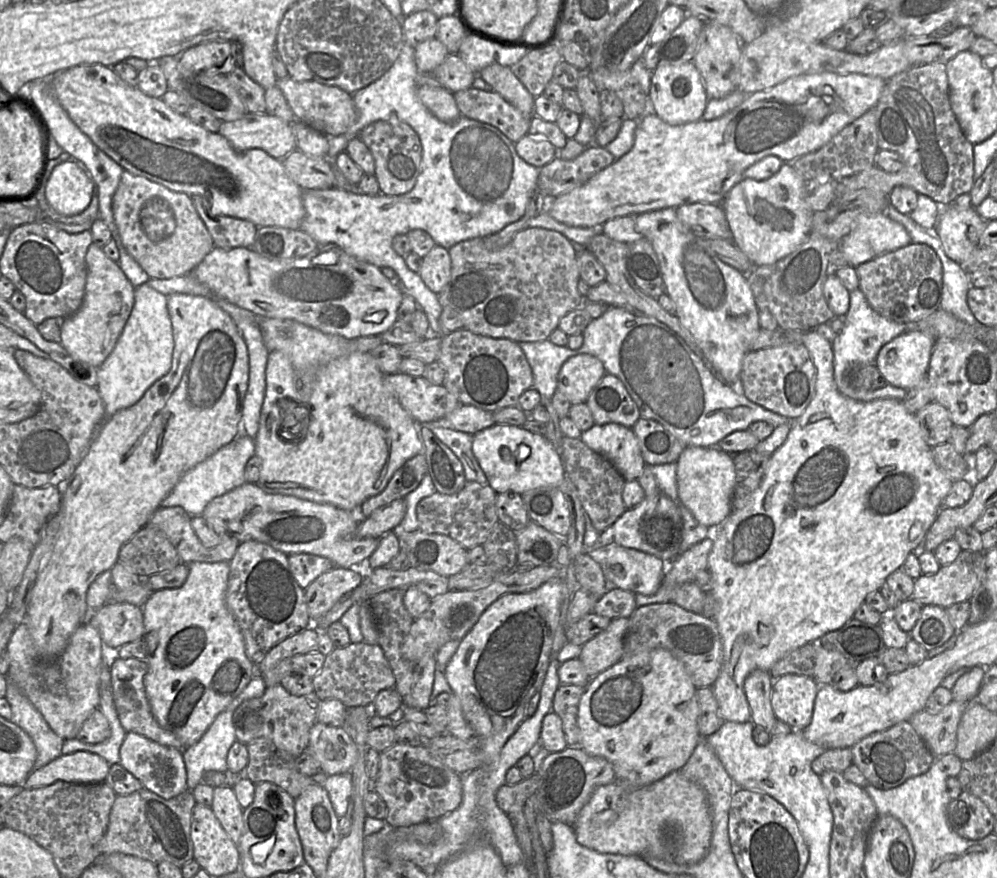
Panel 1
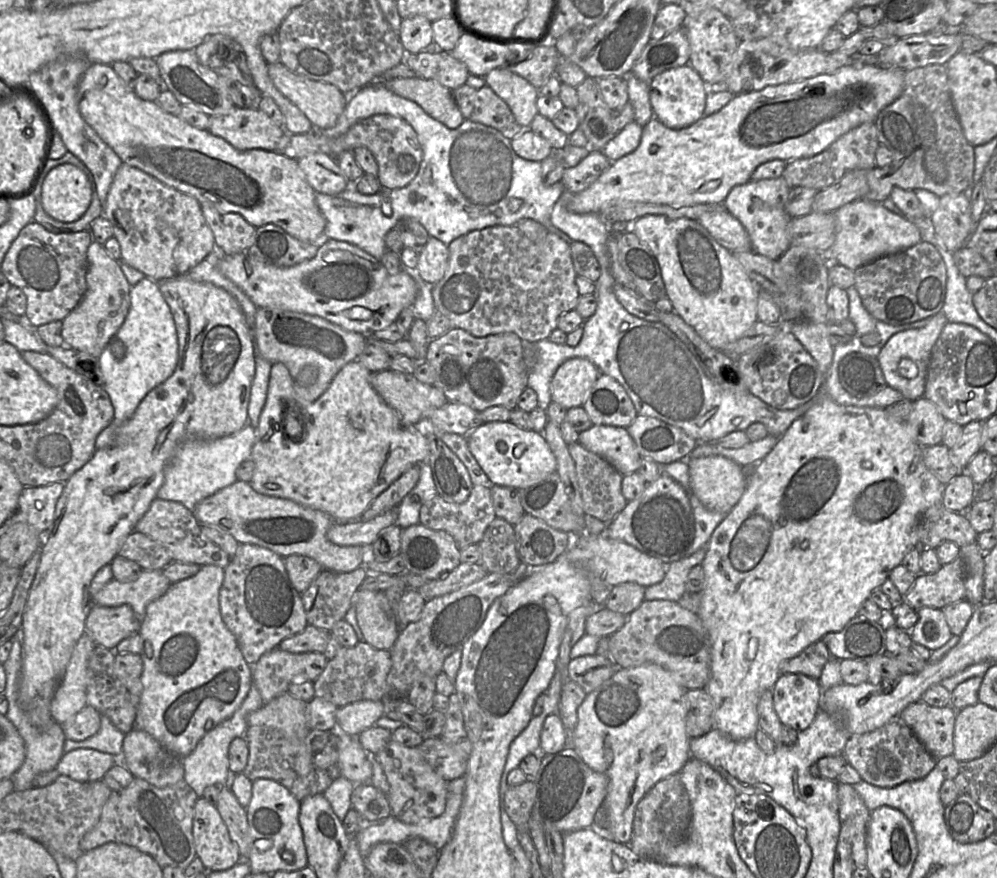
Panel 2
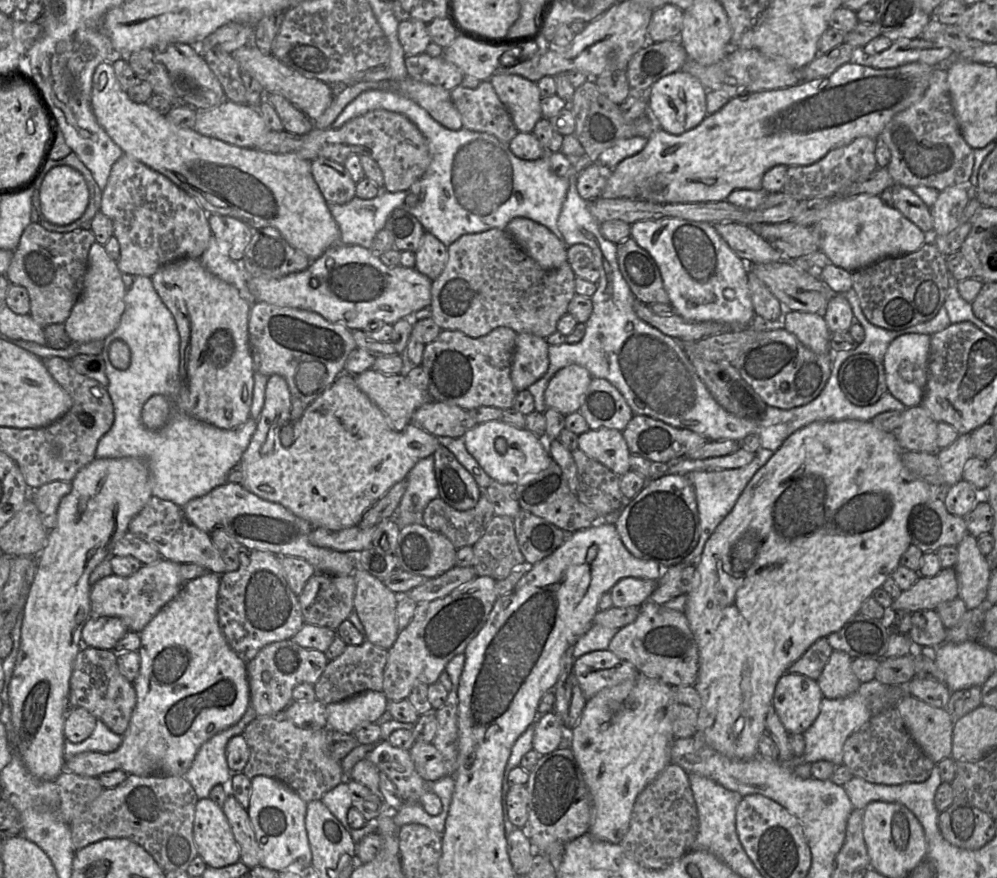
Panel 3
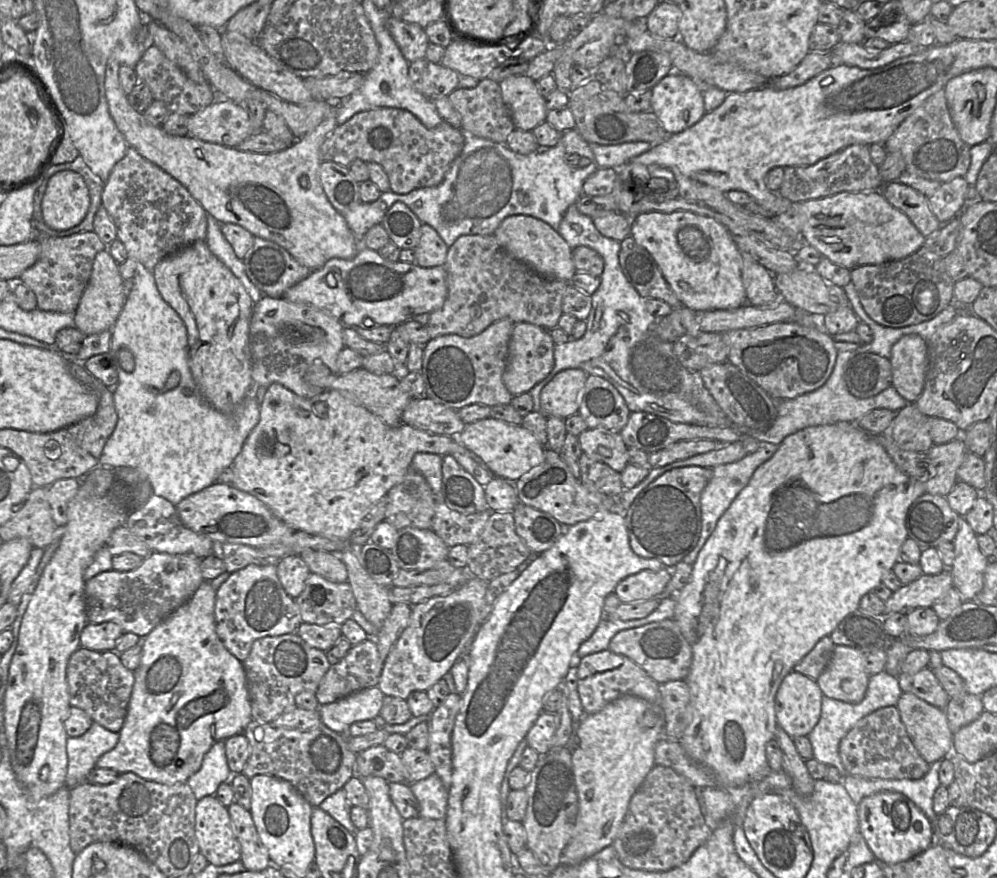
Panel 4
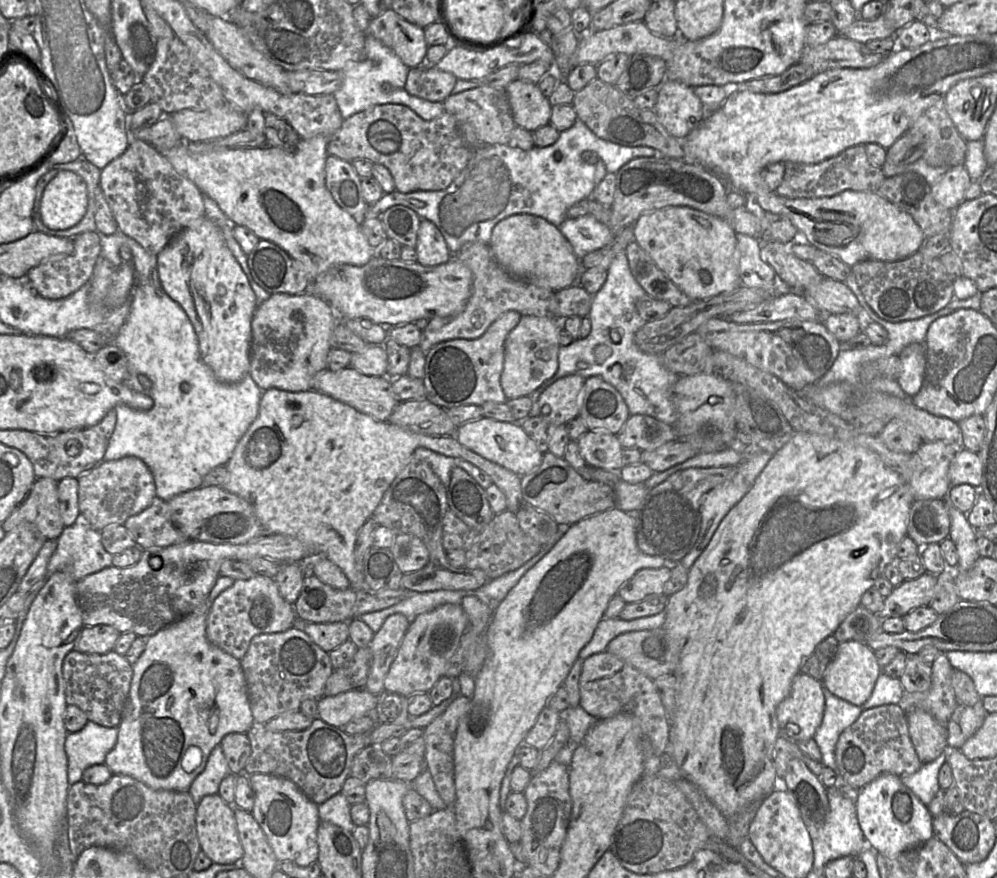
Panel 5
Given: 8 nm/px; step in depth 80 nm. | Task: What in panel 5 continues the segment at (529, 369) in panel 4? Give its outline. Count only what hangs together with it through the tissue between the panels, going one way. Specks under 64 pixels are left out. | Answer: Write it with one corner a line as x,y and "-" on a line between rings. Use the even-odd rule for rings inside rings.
523,315
509,332
505,341
505,355
500,383
507,399
529,396
558,369
559,333
562,320
552,317

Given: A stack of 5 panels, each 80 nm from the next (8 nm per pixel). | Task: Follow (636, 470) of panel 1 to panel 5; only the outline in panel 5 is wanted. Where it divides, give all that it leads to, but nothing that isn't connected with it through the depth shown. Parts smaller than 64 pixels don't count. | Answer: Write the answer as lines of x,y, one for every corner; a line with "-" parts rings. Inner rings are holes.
588,430
576,442
588,466
612,472
621,470
623,447
617,435
602,430

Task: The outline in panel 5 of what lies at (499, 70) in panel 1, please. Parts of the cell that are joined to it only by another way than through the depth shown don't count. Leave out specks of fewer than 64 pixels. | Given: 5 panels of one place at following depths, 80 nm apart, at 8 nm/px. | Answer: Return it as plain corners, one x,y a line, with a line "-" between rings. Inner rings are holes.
515,79
506,86
505,91
516,126
535,132
550,124
552,106
537,84

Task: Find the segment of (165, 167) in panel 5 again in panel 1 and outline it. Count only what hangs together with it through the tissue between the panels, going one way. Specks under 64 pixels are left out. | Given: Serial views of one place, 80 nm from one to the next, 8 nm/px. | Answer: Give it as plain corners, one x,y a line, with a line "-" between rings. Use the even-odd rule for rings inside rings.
126,170
113,195
112,211
123,246
151,279
191,273
215,247
191,196

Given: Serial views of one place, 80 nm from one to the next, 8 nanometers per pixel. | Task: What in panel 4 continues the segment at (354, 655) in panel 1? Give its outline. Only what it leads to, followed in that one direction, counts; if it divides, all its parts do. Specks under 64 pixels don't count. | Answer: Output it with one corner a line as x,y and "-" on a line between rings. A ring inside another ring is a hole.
374,638
352,646
322,678
315,693
319,704
333,703
355,692
378,686
383,667
384,660

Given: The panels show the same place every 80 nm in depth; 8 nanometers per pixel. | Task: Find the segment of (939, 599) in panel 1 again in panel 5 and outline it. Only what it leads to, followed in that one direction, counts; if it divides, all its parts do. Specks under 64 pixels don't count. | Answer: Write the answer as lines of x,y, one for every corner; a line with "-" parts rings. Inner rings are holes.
924,573
913,580
904,580
885,598
883,609
876,615
881,619
904,617
918,607
928,606
933,597
936,582
937,575
930,573

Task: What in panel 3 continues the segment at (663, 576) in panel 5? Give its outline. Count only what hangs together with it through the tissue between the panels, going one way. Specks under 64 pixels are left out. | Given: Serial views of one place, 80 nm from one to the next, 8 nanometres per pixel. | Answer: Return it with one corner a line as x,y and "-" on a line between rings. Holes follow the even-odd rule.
628,577
620,580
611,589
613,605
617,608
641,607
650,599
658,586
658,580

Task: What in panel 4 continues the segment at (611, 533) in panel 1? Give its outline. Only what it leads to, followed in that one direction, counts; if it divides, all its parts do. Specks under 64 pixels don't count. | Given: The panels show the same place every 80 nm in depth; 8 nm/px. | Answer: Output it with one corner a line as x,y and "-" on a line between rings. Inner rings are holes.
688,466
670,470
648,485
627,509
624,519
629,544
635,554
646,559
656,559
666,568
674,568
697,545
701,534
700,496
712,477
712,468

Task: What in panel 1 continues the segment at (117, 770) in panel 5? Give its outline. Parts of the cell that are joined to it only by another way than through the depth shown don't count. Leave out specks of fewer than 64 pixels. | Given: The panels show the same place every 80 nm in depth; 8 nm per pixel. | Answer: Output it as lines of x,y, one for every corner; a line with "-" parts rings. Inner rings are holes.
192,562
187,565
189,566
189,574
182,586
154,591
143,606
144,626
146,632
144,639
148,644
149,651
146,660
148,663
148,672
144,678
148,701
152,714
158,724
162,728
172,732
179,739
184,748
188,748
200,740
218,714
227,708
227,706
244,690
250,680
256,675
256,666
246,655
244,637
226,604
226,592
230,572
229,562
-
88,751
61,754
45,766
33,770
23,782
25,788
51,785
58,780
70,783
96,784
105,782
110,764

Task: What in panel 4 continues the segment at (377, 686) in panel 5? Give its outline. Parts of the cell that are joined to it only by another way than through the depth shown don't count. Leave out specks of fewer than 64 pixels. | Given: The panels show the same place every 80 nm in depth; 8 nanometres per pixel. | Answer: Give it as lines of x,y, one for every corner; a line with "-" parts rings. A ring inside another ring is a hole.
406,603
395,604
378,631
374,640
382,660
386,660
390,650
409,624
414,605

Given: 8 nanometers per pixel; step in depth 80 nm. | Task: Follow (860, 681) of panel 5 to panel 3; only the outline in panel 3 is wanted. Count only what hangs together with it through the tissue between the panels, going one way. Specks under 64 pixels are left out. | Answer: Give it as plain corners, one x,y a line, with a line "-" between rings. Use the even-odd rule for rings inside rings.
832,651
817,680
824,698
845,698
859,689
861,682
852,670
852,661
846,652

